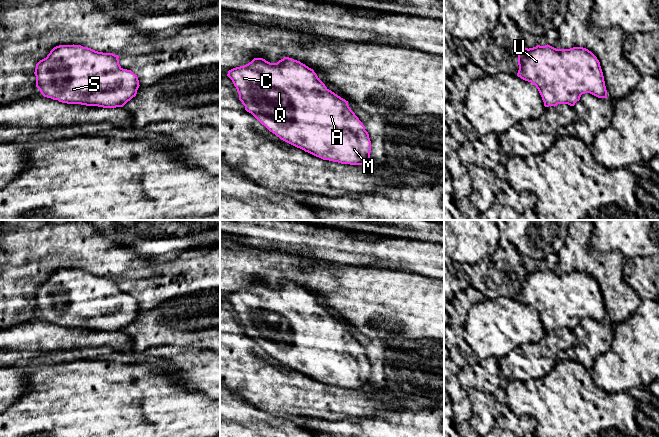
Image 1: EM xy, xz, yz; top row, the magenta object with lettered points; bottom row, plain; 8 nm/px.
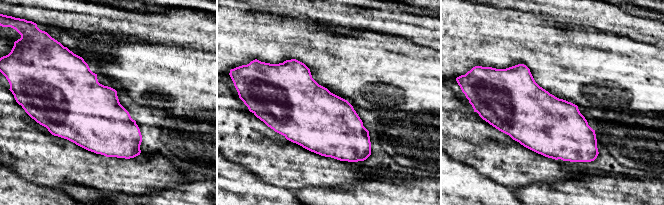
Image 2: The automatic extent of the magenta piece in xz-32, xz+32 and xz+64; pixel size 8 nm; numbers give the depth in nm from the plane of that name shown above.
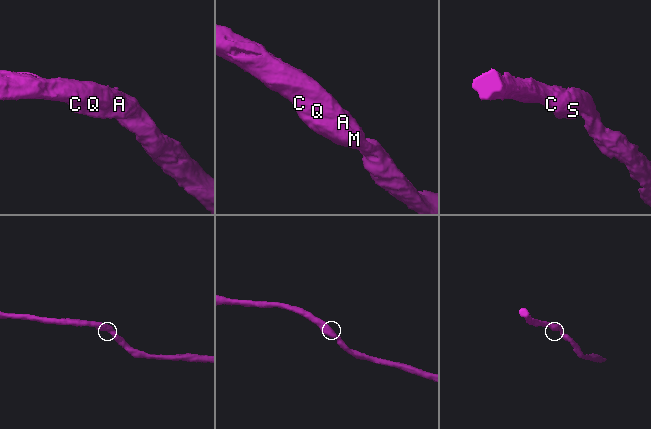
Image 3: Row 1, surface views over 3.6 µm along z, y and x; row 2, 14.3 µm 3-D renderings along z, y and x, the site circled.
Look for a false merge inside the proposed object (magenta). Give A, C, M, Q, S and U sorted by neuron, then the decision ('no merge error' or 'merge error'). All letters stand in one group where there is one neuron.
groups A C M Q S U; no merge error

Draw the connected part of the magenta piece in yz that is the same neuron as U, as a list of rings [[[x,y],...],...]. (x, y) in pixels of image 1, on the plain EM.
[[[548,268],[537,269],[529,273],[521,271],[518,278],[518,289],[517,300],[536,310],[545,331],[555,331],[558,328],[574,330],[585,317],[590,317],[598,322],[607,322],[600,286],[586,272],[556,273]]]

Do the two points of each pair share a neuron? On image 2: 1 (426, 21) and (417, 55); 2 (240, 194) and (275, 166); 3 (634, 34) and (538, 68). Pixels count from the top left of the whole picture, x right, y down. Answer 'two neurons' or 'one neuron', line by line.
1: two neurons
2: two neurons
3: two neurons

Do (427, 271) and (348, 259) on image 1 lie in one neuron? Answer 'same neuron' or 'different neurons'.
same neuron

